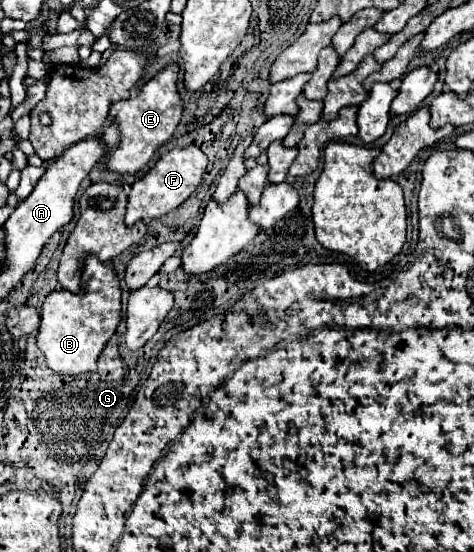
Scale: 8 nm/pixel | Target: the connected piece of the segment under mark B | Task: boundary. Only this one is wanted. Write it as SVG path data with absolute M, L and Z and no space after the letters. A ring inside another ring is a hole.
M86 257L84 267L84 285L78 295L62 289L54 291L46 297L40 317L40 331L38 331L38 347L42 349L46 363L56 373L78 375L86 371L96 371L96 361L116 333L118 323L122 321L122 289L112 265L102 263L98 257Z

